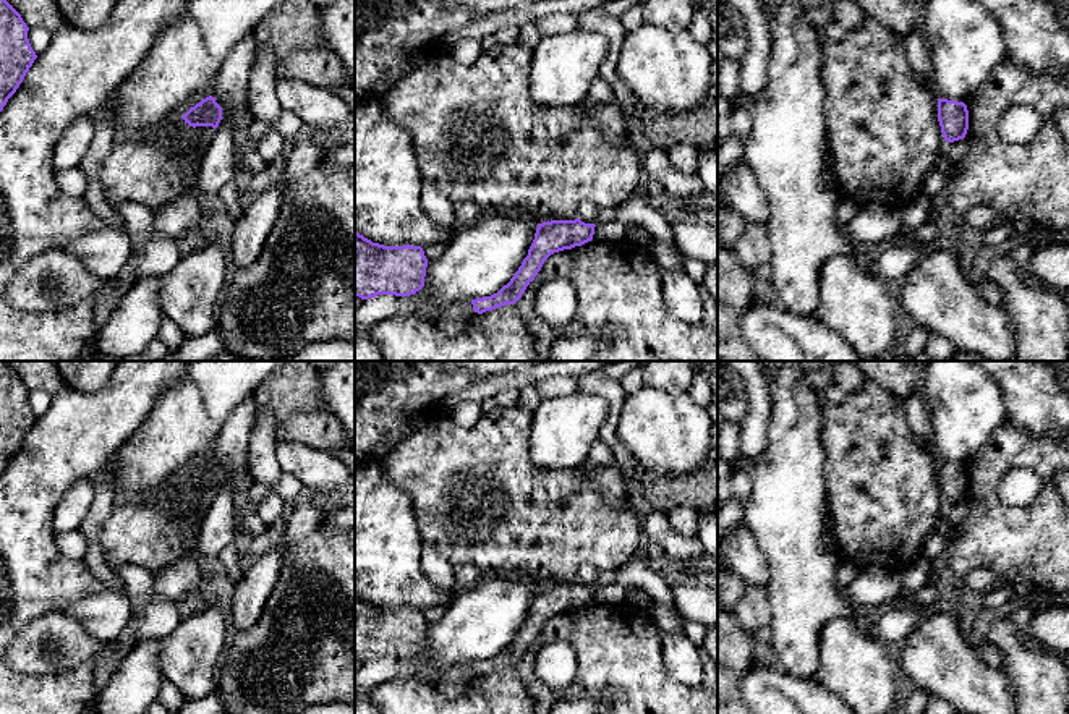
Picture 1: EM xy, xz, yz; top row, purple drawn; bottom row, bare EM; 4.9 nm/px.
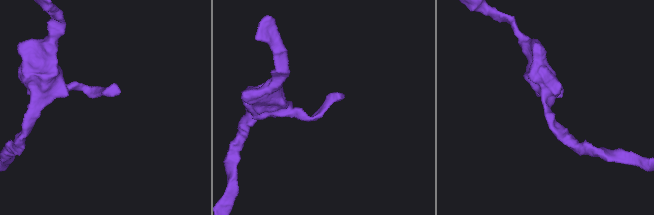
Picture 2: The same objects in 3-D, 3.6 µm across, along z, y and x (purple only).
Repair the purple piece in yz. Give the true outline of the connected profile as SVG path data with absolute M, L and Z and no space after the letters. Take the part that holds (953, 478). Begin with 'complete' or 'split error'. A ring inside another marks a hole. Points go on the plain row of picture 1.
complete; M938 461L938 484L944 504L964 502L969 492L969 473L964 465Z

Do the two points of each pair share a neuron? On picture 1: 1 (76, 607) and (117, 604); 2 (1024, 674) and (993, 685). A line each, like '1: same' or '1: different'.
1: same
2: different

